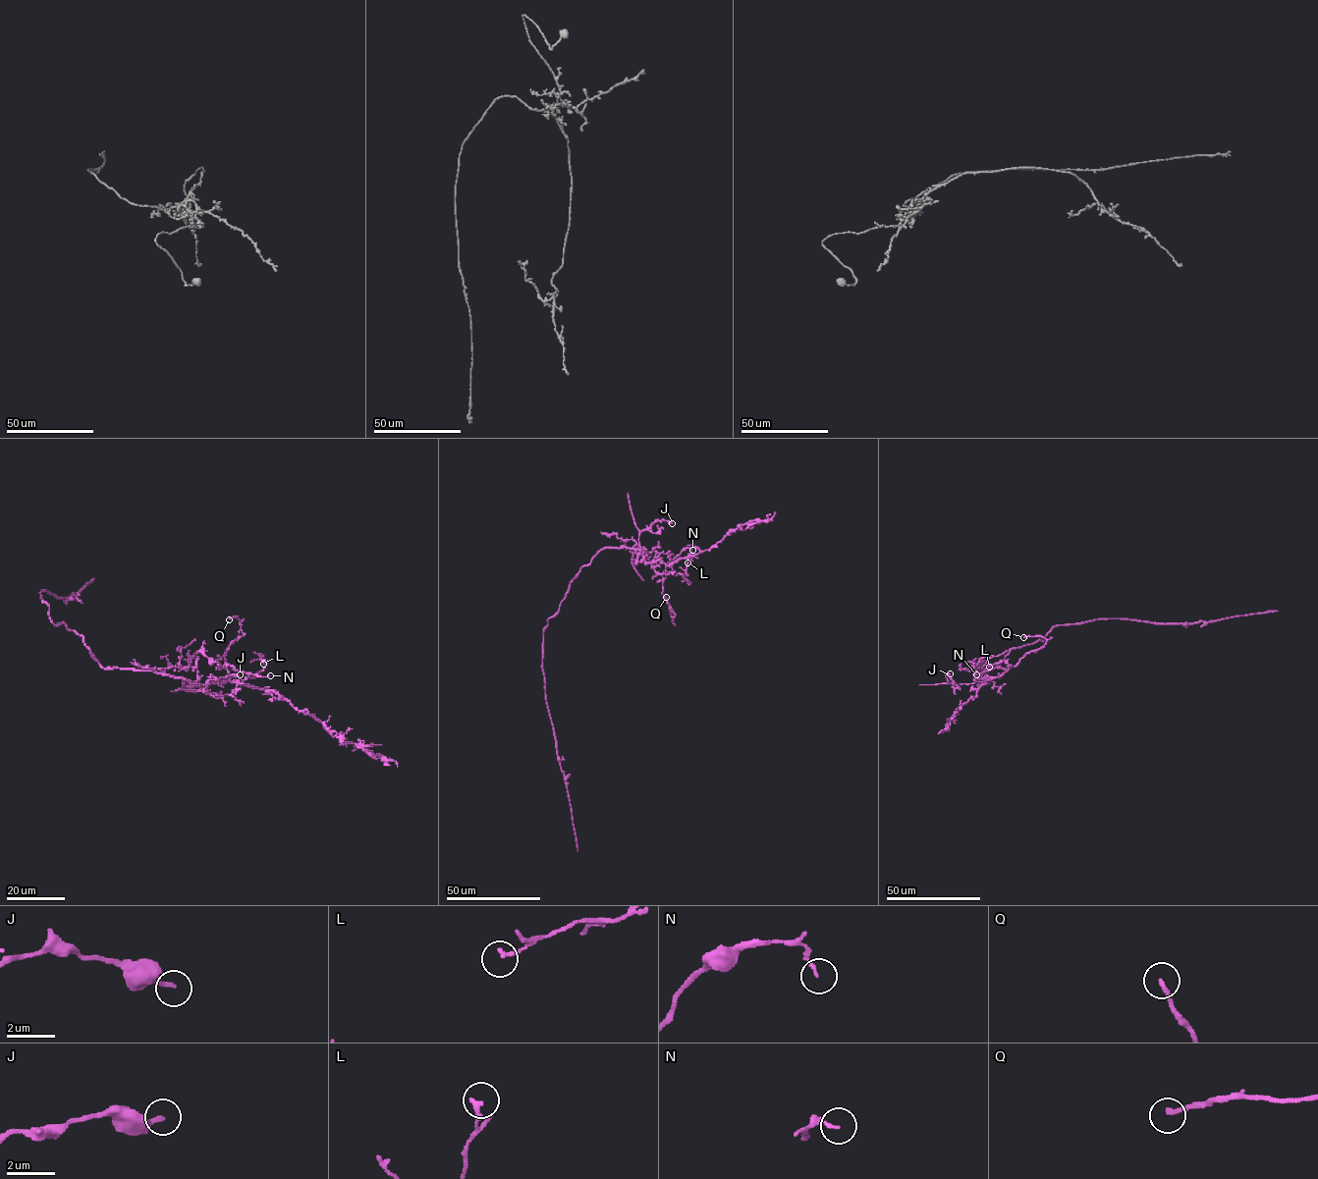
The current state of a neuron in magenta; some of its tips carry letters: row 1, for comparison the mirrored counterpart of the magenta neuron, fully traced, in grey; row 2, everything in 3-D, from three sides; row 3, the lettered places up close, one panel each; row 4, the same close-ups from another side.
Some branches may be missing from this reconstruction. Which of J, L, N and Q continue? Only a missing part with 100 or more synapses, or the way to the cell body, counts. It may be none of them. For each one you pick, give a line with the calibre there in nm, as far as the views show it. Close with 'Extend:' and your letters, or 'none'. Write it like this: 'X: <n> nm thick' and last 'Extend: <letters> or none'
Extend: none

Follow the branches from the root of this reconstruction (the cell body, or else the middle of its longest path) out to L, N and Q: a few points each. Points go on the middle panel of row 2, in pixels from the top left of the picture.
L: (567, 592), (579, 569), (607, 547), (639, 549), (646, 562), (661, 561), (688, 582), (685, 578), (687, 562)
N: (567, 592), (605, 548), (639, 549), (646, 562), (666, 565), (664, 578), (668, 563), (692, 550)
Q: (567, 592), (601, 550), (627, 547), (666, 565), (663, 594), (673, 620), (666, 597)

